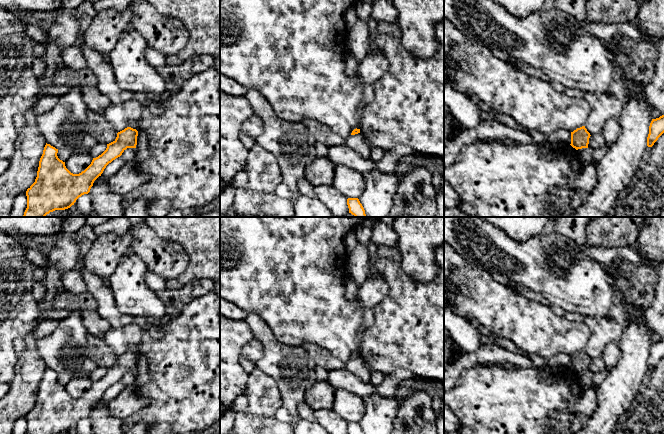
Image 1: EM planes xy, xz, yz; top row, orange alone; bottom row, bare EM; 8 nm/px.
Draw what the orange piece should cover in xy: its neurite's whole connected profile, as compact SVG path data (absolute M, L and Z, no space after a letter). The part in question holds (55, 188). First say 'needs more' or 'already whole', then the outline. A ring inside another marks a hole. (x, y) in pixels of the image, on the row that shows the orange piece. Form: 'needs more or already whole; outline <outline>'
already whole; outline M131 127L118 132L116 139L107 144L106 150L98 157L93 158L91 164L79 174L71 173L66 168L65 162L58 158L58 149L46 143L39 161L35 182L26 191L27 208L23 217L45 217L55 210L70 208L79 197L90 192L94 181L101 176L109 163L120 157L127 148L136 148L137 136L138 131Z

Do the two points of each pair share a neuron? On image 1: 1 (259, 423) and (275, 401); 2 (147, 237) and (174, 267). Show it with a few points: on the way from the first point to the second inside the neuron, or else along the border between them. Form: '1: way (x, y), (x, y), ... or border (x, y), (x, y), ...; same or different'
1: border (246, 412), (252, 415), (273, 417); different
2: way (151, 244), (167, 260); same

